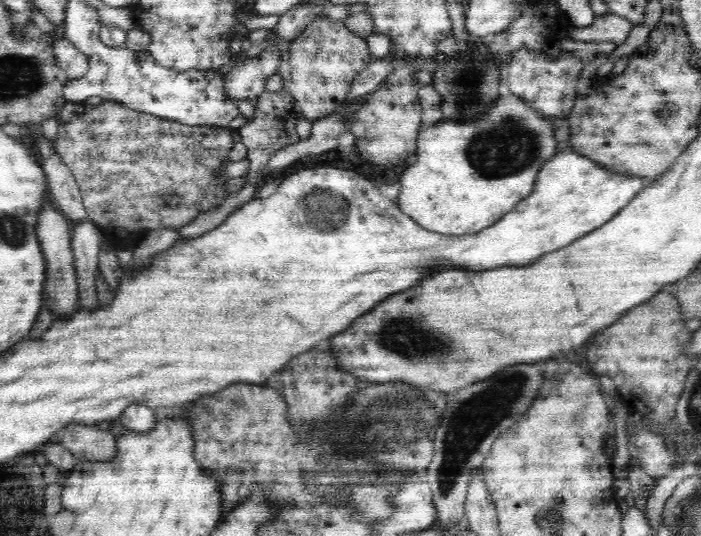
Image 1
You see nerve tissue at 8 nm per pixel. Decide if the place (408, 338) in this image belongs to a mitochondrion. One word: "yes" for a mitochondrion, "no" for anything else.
yes

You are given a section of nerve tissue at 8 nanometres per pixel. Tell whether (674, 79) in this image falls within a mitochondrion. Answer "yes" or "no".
no

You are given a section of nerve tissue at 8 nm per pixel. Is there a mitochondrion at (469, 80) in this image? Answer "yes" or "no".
yes

